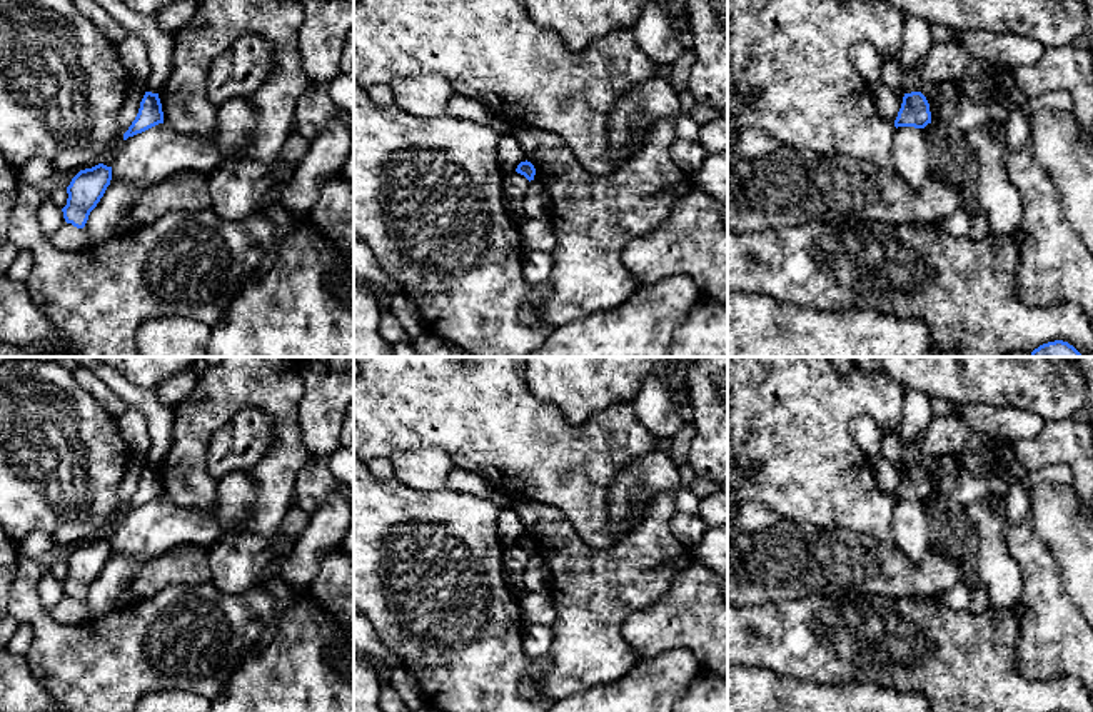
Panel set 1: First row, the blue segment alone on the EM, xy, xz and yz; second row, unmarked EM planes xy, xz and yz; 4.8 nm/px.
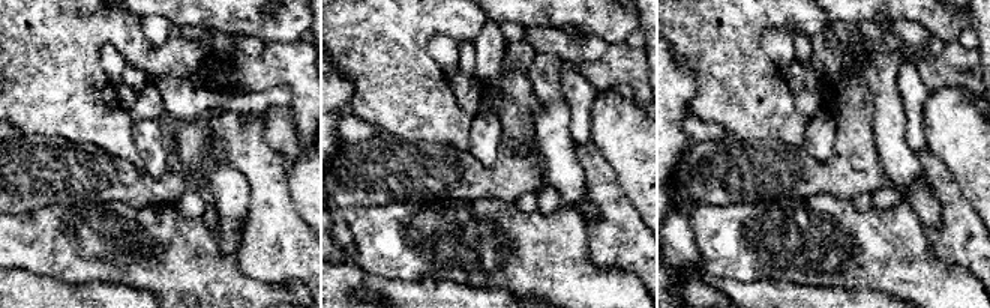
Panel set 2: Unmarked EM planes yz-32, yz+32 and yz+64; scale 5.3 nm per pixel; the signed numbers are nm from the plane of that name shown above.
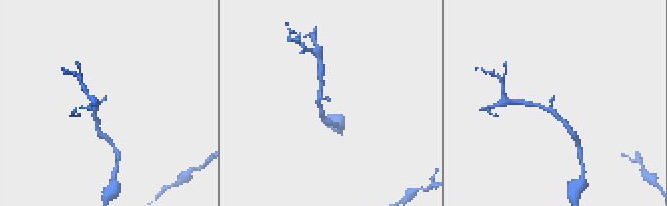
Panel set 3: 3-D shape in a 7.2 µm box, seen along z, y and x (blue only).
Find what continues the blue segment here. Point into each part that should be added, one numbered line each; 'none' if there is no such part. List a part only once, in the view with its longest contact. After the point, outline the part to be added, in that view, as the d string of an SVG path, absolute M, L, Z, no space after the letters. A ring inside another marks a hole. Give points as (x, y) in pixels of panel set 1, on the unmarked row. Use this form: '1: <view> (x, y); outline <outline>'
none

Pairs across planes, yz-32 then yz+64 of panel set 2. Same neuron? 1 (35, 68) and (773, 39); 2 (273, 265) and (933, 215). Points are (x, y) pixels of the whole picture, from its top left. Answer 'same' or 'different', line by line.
1: different
2: different

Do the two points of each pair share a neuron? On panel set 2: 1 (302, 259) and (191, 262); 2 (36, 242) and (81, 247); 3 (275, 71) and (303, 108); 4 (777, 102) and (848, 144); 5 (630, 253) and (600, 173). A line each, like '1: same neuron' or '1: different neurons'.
1: different neurons
2: same neuron
3: same neuron
4: different neurons
5: same neuron

